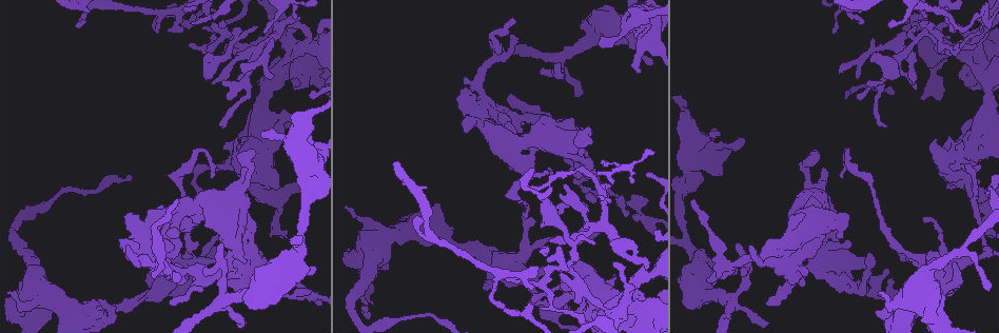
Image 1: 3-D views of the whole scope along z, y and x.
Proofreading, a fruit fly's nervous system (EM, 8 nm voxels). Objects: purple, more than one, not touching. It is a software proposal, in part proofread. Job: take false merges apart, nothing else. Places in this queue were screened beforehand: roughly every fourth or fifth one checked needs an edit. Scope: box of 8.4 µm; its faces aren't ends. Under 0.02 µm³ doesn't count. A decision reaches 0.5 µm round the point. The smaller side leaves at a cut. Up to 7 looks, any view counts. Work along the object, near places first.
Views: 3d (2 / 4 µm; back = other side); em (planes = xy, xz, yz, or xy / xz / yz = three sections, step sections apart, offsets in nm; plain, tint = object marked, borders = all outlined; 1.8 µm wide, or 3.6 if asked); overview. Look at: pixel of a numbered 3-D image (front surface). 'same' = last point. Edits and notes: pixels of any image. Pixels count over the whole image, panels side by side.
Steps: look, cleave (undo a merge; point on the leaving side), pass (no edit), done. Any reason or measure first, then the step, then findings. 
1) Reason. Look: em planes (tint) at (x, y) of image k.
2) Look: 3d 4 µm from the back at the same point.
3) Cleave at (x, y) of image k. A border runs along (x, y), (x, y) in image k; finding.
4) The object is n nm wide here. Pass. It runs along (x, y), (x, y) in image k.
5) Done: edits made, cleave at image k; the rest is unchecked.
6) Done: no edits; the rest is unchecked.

Thin neck. Look: 3d 2 µm at (233, 255) of image 1.

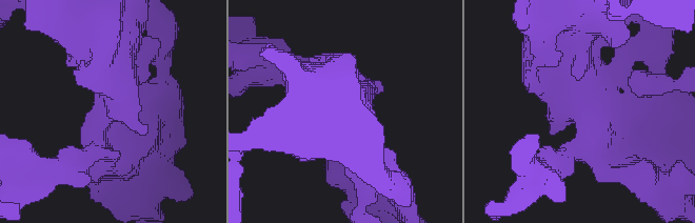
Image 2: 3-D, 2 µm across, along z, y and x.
Need the tissue. Look: em xz step 4 (tint) at (107, 107) of image 2.

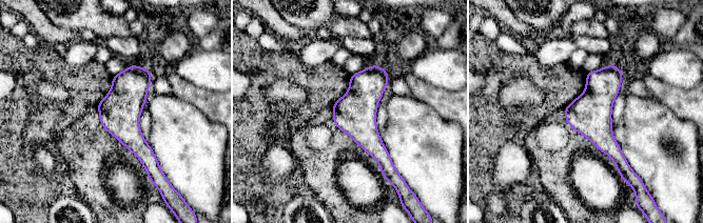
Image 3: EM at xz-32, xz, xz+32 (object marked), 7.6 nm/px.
Look: em planes (tint) at the same point.

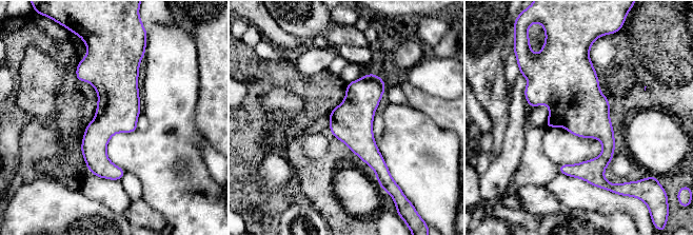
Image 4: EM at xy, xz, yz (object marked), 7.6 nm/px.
Pass. It runs along (105, 55), (100, 159), (118, 177) in image 4; all the same neuron.

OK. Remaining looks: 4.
Sharp bend. Look: em 3.6 µm xz step 8 (tint) at (872, 294) of image 1.

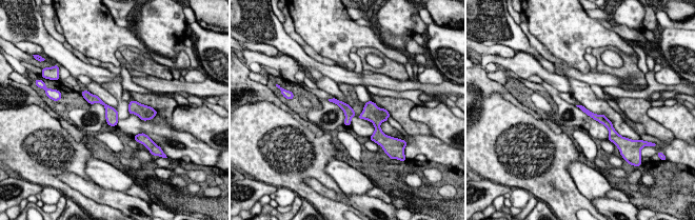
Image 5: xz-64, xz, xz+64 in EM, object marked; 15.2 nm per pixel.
Pass. It runs along (86, 95), (107, 107), (114, 123) in image 5; continuous, no second neuron.

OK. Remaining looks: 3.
A narrow waist. Look: 3d 4 µm at (586, 132) of image 1.

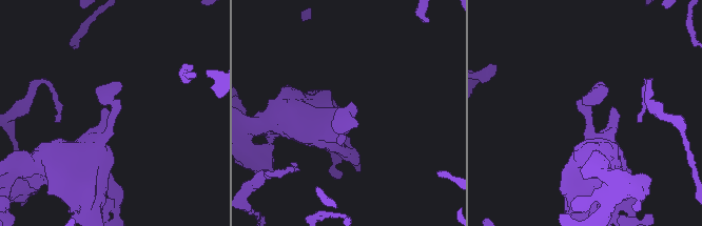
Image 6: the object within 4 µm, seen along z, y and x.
Look: em planes (borders) at (111, 120) of image 6.

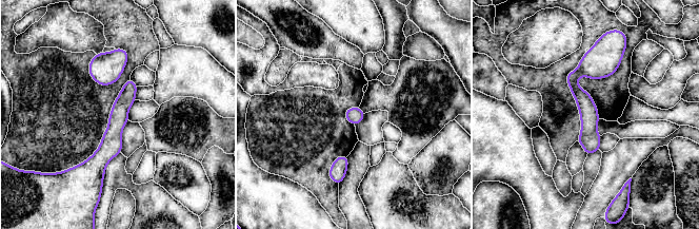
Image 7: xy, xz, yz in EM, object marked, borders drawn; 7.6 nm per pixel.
Pass. It runs along (131, 82), (96, 175) in image 7; continuous, no second neuron.

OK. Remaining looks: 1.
Done: no edits; the rest is unchecked.

